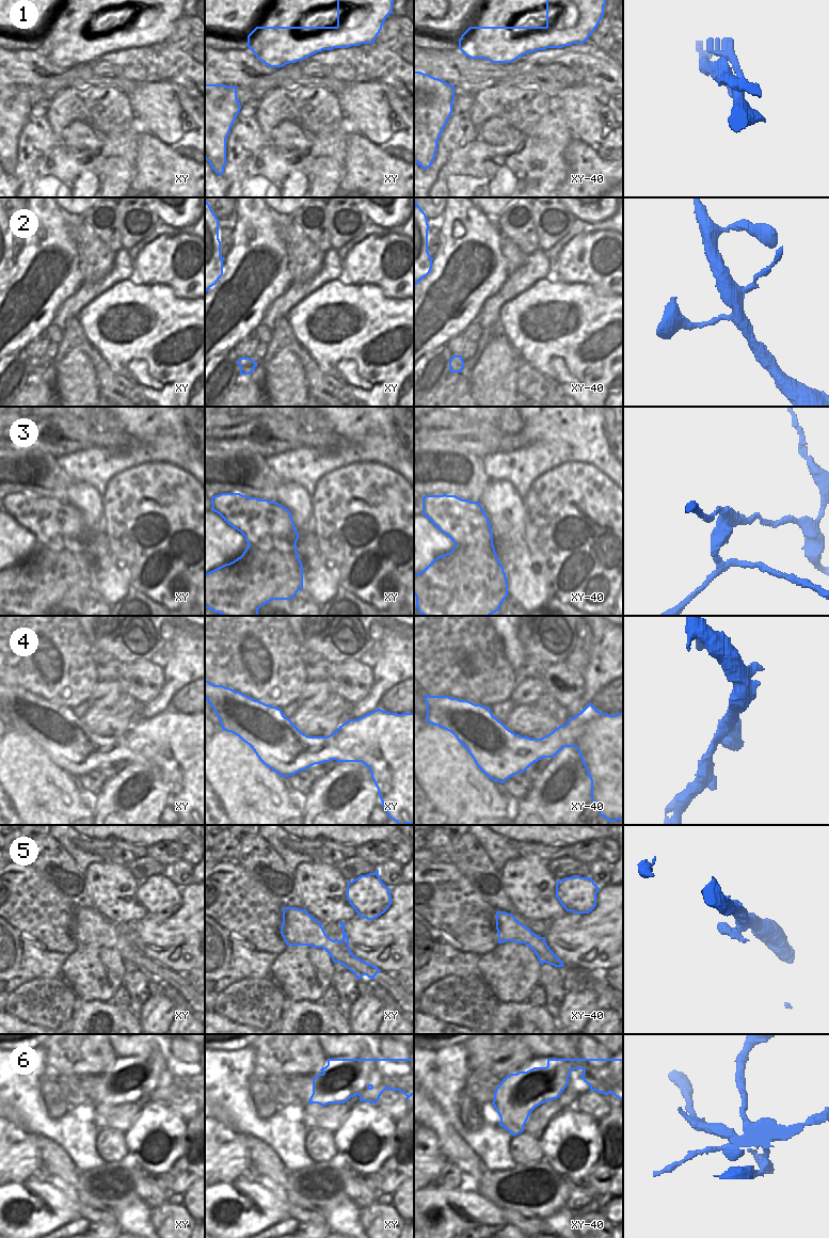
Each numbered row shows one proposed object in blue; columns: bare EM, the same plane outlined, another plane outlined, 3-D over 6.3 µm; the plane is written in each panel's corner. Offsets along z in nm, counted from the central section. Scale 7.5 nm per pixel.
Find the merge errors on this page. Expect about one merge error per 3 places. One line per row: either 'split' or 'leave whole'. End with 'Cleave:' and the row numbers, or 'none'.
1: split
2: leave whole
3: split
4: leave whole
5: leave whole
6: split
Cleave: 1, 3, 6

